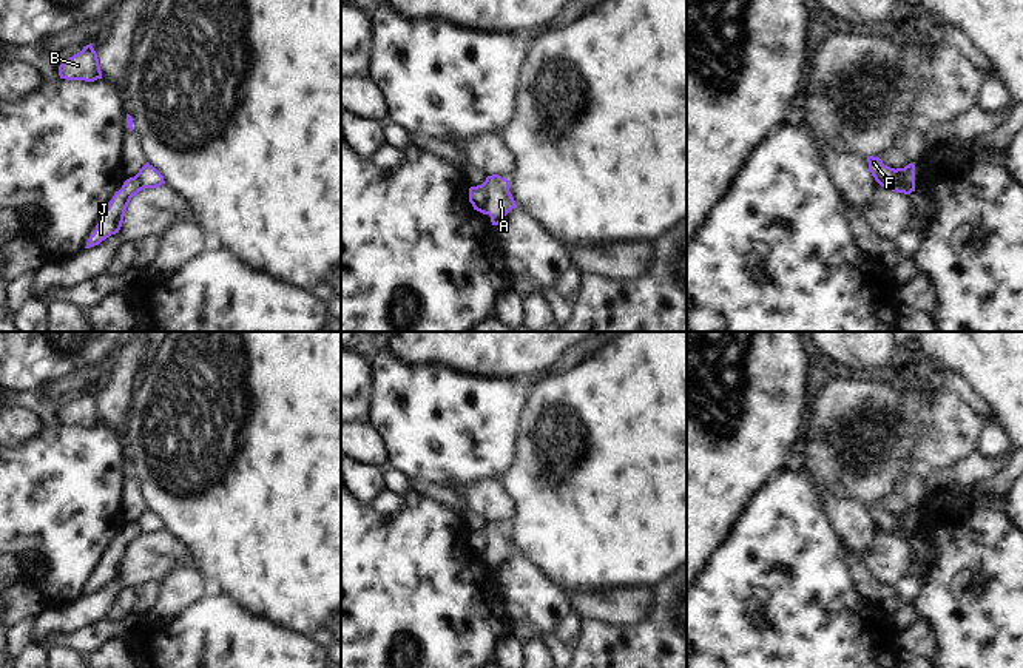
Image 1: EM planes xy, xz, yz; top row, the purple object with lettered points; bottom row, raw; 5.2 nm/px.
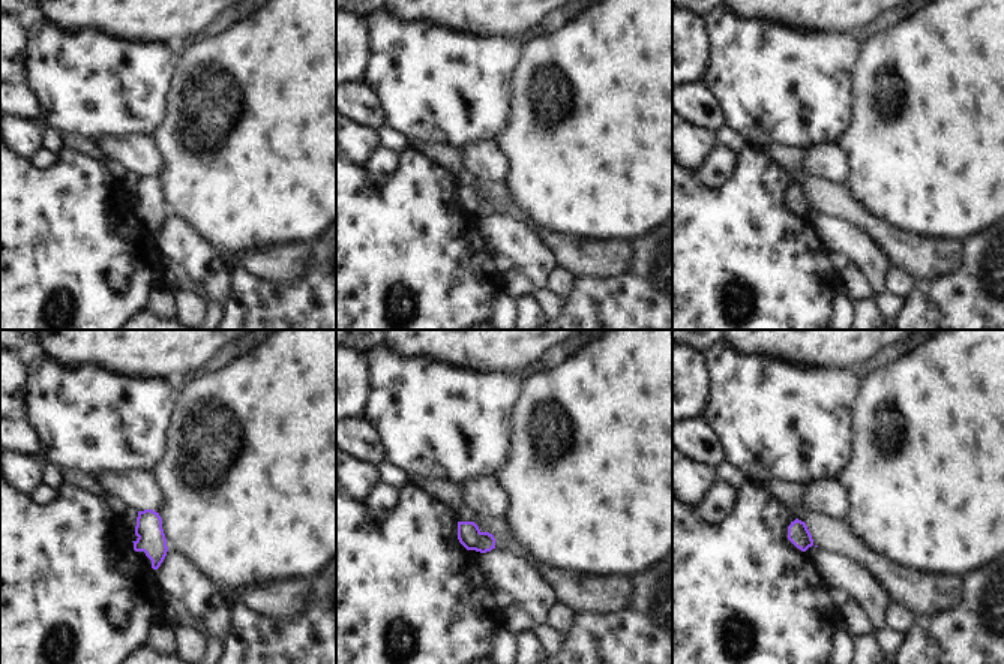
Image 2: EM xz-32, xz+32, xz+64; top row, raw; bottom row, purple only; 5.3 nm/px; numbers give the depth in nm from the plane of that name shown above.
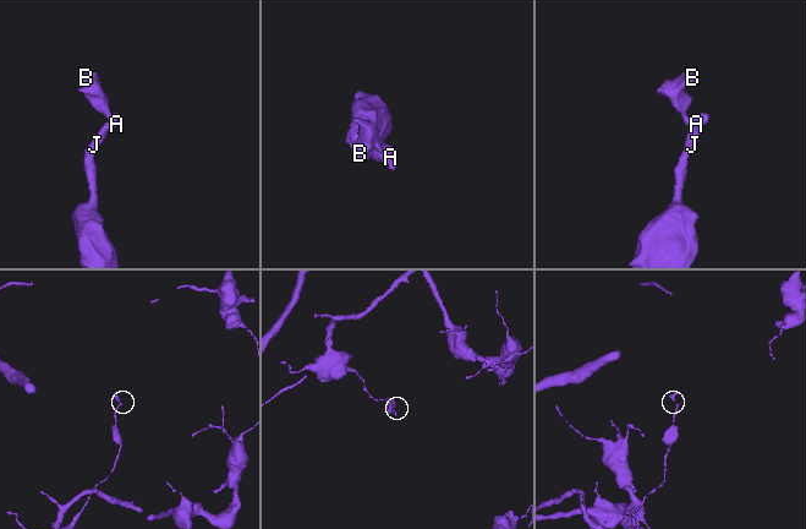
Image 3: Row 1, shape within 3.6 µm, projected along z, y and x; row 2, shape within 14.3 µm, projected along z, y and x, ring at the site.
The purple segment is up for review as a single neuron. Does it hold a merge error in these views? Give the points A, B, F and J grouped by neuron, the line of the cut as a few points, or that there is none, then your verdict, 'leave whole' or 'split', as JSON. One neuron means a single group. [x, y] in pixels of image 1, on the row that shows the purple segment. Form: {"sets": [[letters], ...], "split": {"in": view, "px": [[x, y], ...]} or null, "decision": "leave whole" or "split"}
{"sets": [["A", "B", "F"], ["J"]], "split": {"in": "xz", "px": [[483, 184], [486, 201], [479, 210]]}, "decision": "split"}

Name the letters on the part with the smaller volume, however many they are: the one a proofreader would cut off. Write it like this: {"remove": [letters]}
{"remove": ["A", "B", "F"]}

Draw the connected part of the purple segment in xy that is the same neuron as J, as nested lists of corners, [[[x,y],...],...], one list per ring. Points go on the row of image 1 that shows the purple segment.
[[[136,176],[123,182],[122,188],[116,191],[113,199],[108,202],[108,208],[102,214],[102,221],[96,225],[85,248],[99,245],[111,234],[119,233],[131,197],[142,190],[142,184]]]

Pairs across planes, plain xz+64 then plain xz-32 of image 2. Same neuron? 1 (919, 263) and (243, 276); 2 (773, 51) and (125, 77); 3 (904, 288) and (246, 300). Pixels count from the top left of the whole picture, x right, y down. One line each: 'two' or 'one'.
1: two
2: one
3: two

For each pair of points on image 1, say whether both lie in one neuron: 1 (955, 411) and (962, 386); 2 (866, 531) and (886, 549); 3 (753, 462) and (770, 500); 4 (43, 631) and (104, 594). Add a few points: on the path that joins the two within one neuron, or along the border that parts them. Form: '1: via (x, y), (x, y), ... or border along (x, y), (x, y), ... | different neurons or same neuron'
1: border along (940, 383), (951, 389), (979, 417) | different neurons
2: border along (877, 533), (857, 557) | different neurons
3: border along (784, 469), (749, 502), (741, 514) | different neurons
4: via (59, 619), (70, 619), (88, 610) | same neuron

